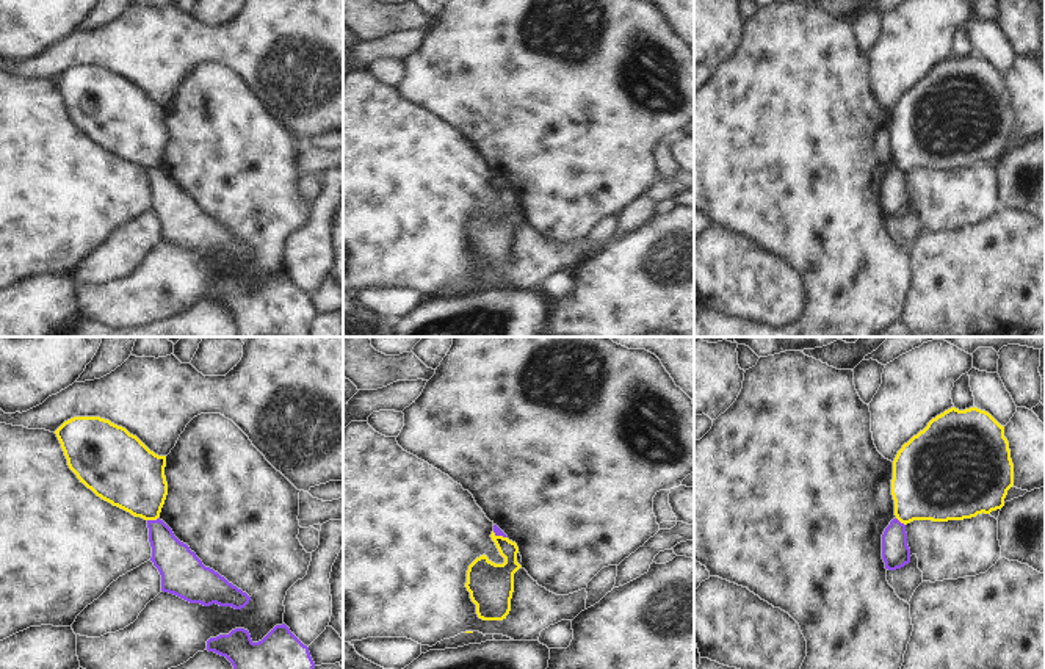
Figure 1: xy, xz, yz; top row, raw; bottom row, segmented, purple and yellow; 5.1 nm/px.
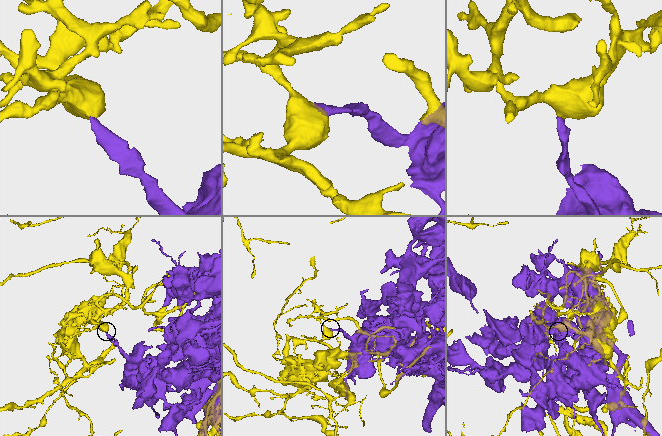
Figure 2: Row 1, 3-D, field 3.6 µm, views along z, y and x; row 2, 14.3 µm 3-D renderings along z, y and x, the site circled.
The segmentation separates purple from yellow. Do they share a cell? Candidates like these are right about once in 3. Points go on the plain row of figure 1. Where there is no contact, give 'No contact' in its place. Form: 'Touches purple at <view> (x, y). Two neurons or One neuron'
Touches purple at xy (152, 169). Two neurons.

